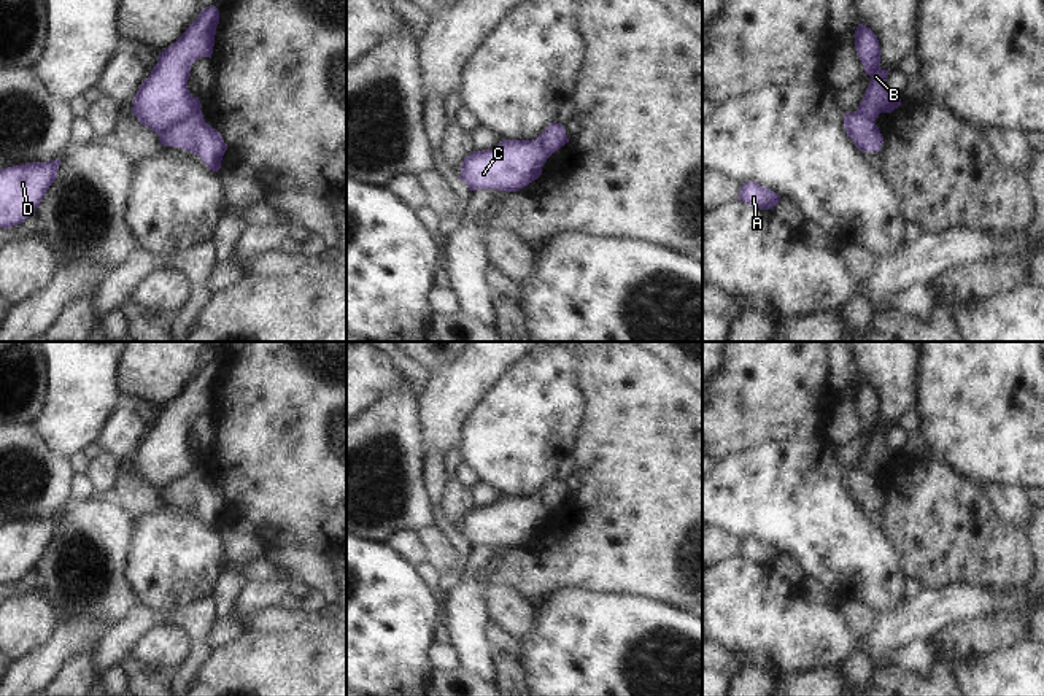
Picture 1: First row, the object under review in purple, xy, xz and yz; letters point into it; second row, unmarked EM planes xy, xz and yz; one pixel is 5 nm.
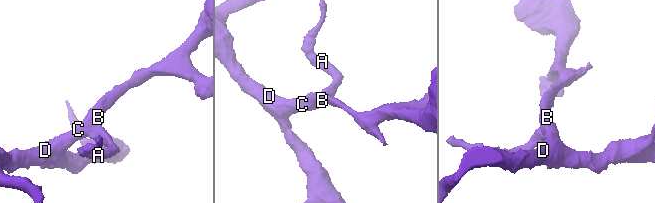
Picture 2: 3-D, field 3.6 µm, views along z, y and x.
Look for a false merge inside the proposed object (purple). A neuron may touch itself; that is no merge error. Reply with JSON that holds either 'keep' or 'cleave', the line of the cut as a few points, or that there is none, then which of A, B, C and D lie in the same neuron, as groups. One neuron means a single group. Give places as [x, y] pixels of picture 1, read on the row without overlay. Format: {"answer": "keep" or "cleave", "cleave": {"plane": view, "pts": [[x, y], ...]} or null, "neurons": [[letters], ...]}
{"answer": "cleave", "cleave": {"plane": "xy", "pts": [[199, 464], [158, 490]]}, "neurons": [["A"], ["B", "C", "D"]]}

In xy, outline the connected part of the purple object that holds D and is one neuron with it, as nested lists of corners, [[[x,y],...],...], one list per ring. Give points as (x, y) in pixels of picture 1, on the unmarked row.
[[[56,515],[0,526],[0,583],[10,585],[35,570],[59,521],[60,515]]]

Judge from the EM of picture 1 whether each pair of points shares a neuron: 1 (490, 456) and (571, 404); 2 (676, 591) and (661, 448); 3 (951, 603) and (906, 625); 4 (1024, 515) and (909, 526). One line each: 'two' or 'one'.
1: one
2: one
3: one
4: two

